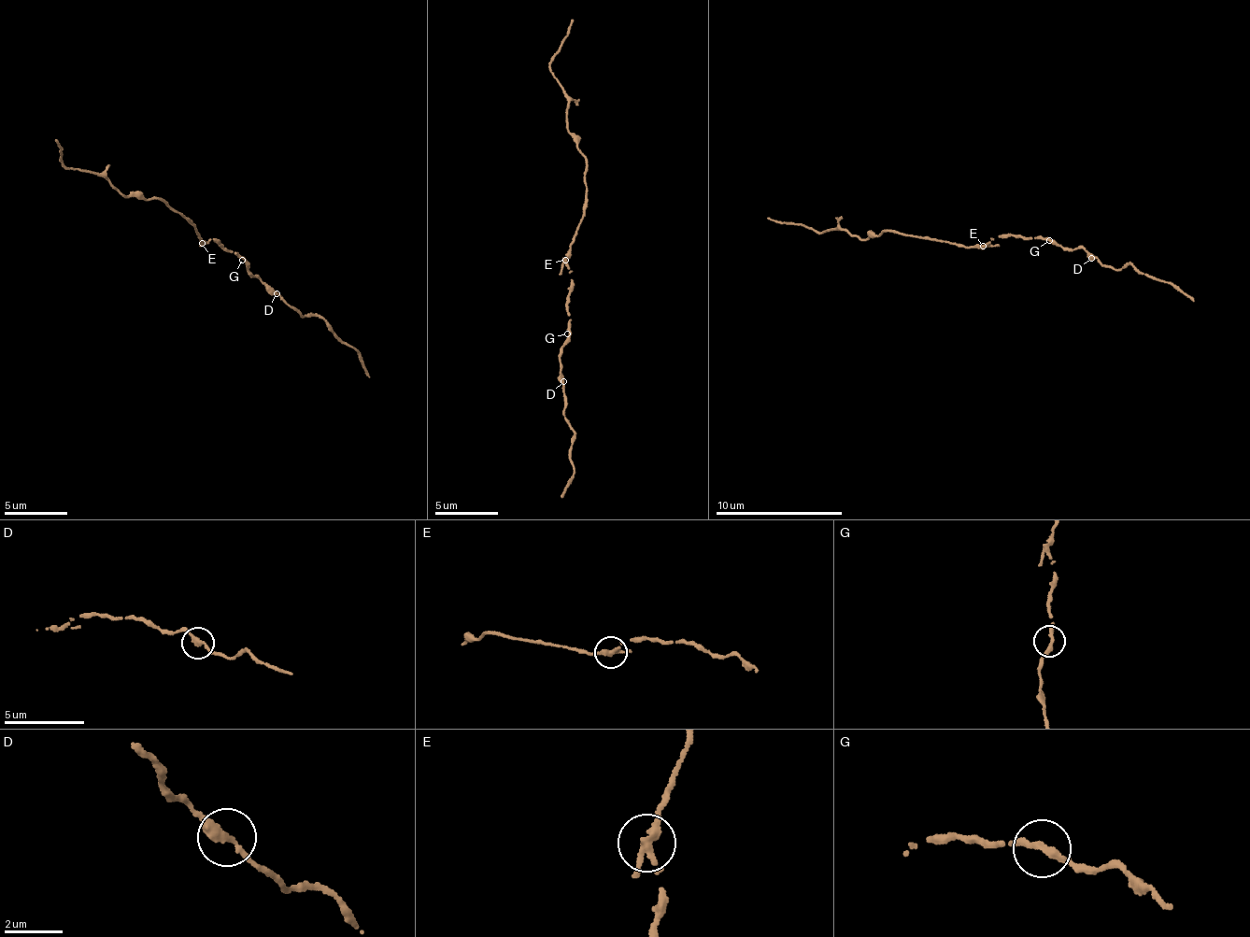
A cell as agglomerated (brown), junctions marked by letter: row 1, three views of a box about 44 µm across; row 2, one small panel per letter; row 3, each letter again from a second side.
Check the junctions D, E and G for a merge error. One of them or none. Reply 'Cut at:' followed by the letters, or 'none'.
Cut at: E

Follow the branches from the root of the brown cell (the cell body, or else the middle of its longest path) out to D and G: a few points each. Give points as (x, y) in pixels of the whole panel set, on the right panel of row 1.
D: (987, 245), (995, 237), (1019, 234), (1032, 239), (1049, 236), (1064, 248), (1084, 246), (1091, 258)
G: (987, 245), (995, 237), (1019, 234), (1049, 240)

